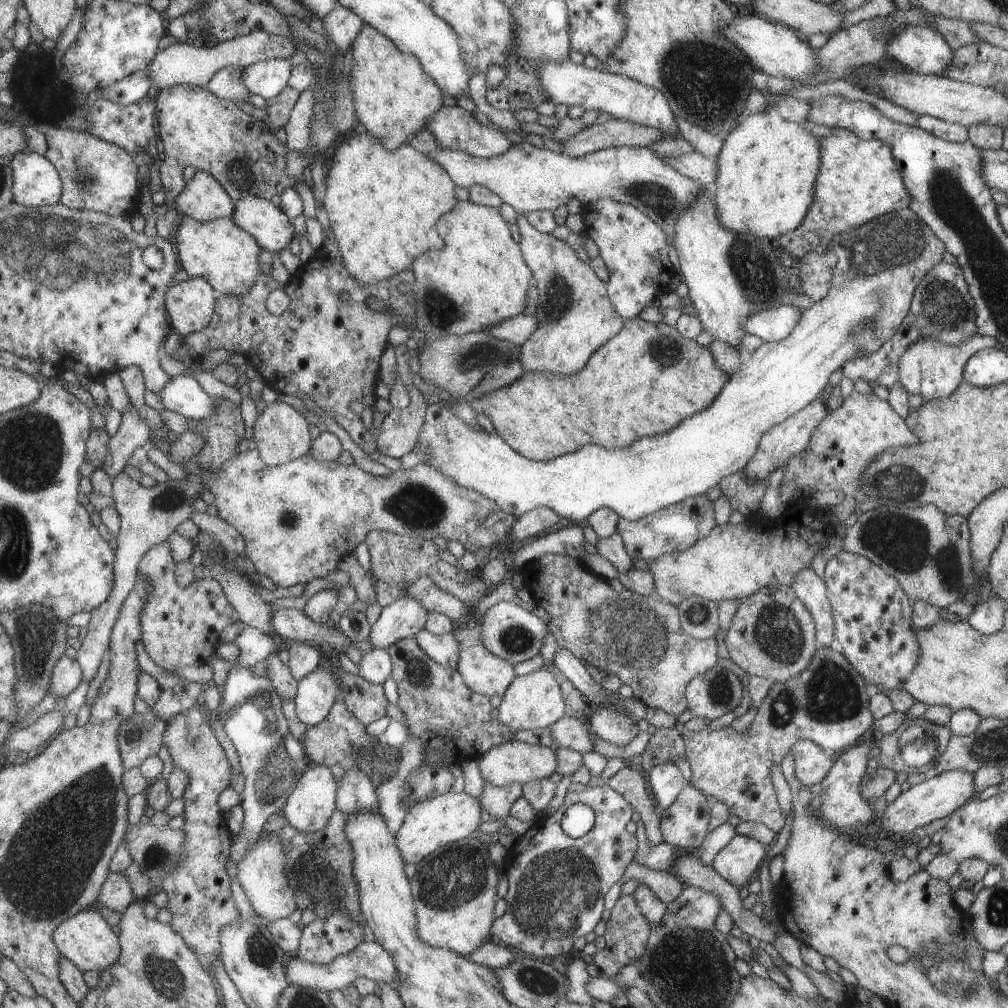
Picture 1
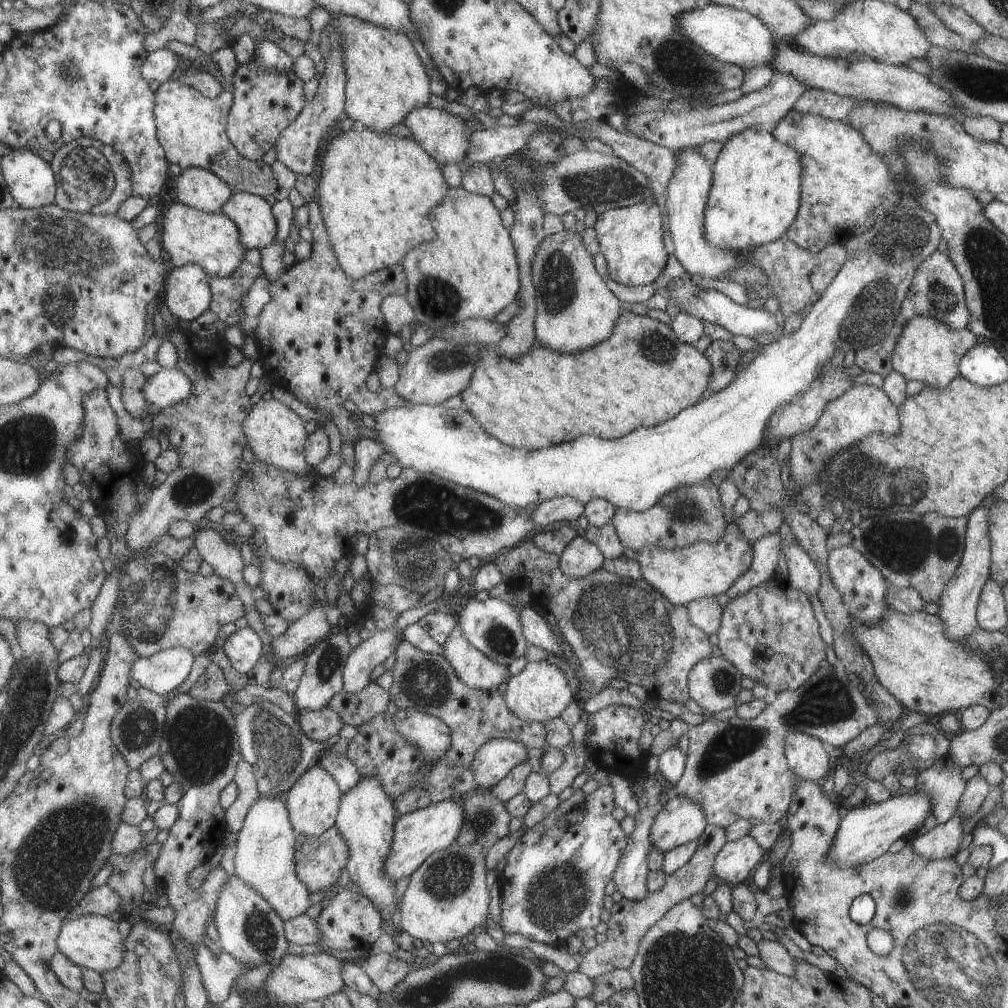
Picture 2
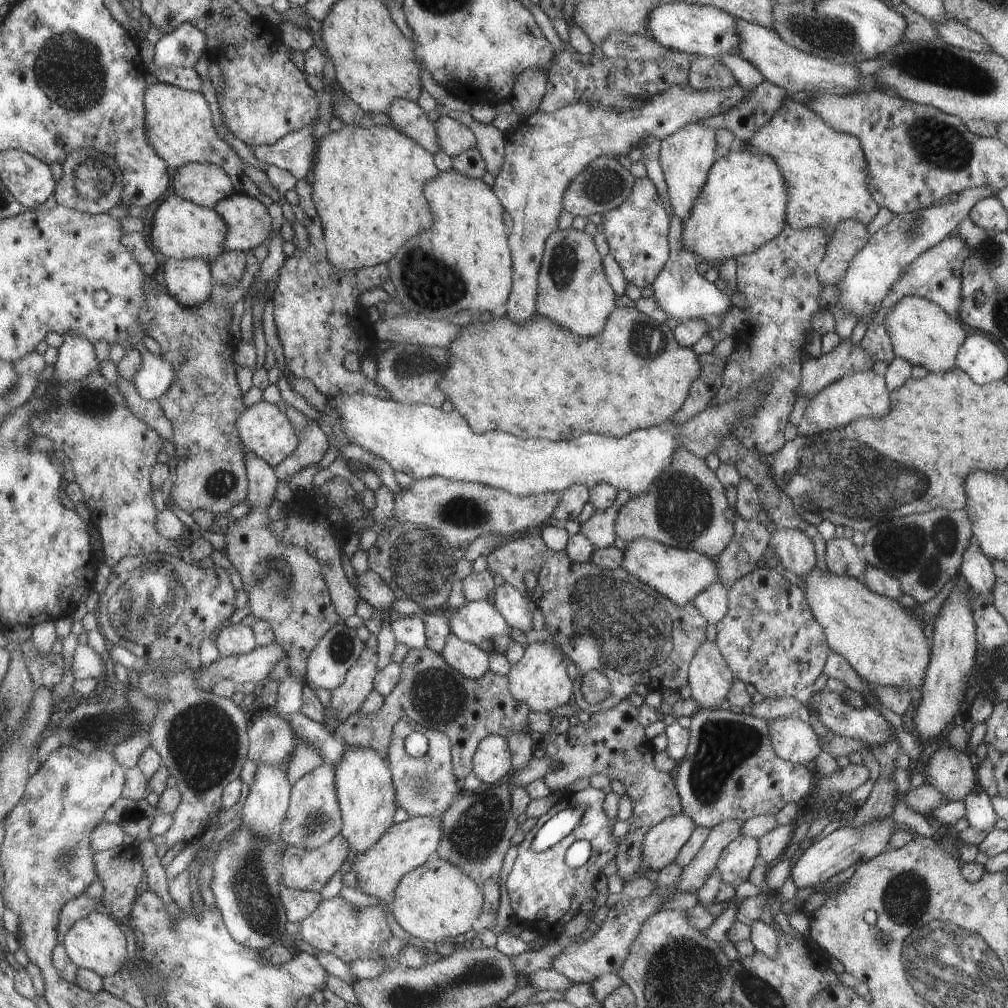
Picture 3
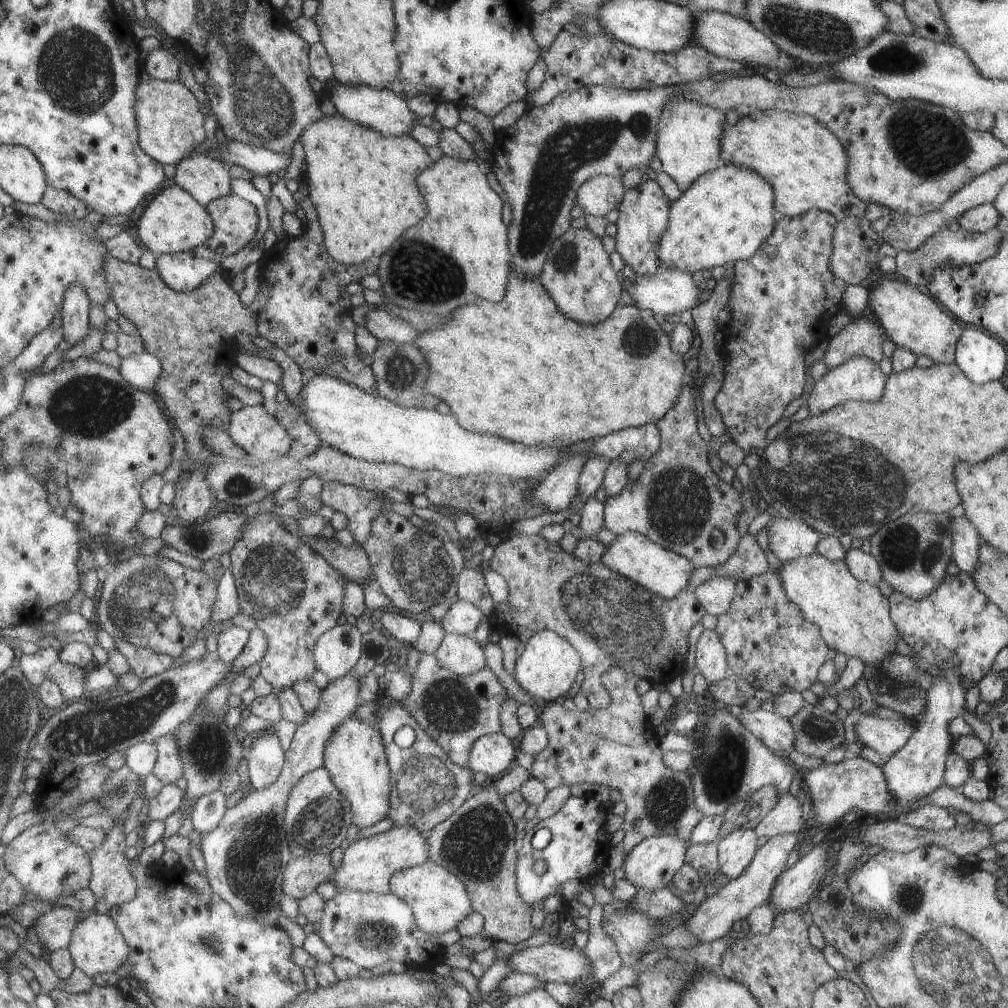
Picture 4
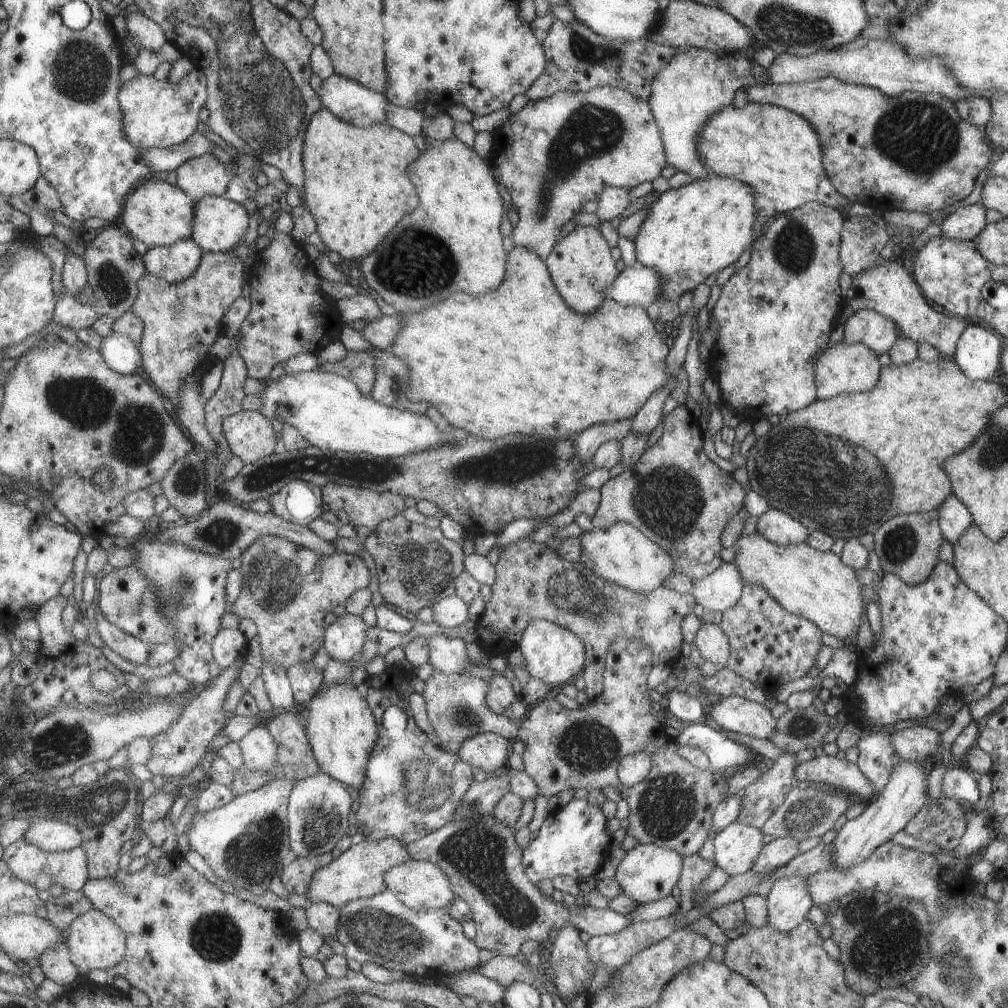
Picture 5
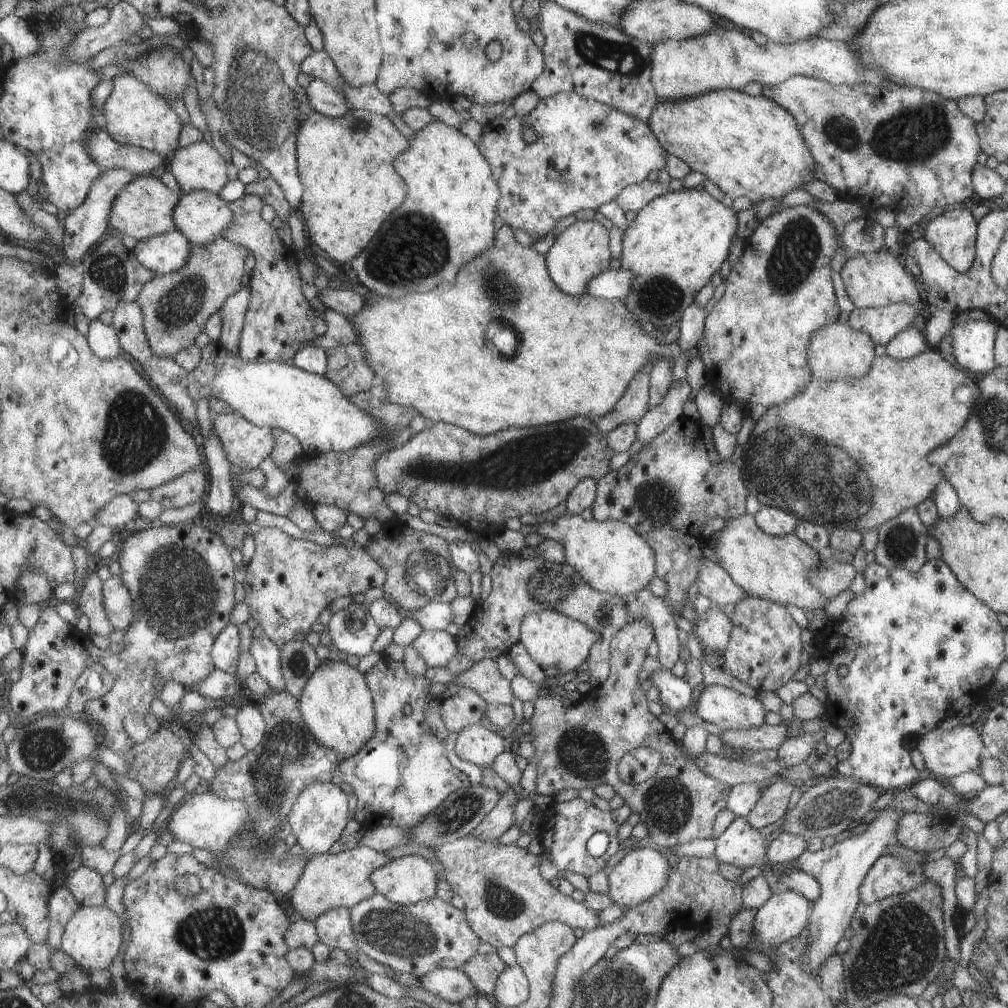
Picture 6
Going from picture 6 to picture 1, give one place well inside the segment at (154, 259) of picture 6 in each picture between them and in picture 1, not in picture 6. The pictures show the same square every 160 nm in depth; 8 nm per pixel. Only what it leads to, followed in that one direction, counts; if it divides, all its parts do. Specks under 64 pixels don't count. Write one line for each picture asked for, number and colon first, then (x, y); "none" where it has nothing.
1: (190, 304)
2: (187, 294)
3: (188, 281)
4: (185, 271)
5: (174, 263)

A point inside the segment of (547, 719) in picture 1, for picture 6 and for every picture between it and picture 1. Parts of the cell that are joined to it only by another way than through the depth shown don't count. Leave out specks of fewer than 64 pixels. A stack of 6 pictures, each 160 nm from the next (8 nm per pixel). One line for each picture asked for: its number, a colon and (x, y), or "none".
2: (539, 692)
3: (538, 679)
4: (546, 667)
5: (552, 654)
6: (558, 644)

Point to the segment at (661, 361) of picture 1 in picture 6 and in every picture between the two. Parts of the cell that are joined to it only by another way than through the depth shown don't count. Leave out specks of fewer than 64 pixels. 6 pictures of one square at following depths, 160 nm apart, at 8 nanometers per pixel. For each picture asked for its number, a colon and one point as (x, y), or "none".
2: (640, 376)
3: (535, 379)
4: (518, 368)
5: (536, 367)
6: (576, 354)

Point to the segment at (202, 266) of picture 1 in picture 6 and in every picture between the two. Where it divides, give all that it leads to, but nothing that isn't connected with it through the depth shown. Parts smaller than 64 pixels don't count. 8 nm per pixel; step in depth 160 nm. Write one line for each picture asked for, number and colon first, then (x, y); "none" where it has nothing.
2: (209, 240)
3: (182, 230)
4: (173, 222)
5: (158, 214)
6: (142, 209)

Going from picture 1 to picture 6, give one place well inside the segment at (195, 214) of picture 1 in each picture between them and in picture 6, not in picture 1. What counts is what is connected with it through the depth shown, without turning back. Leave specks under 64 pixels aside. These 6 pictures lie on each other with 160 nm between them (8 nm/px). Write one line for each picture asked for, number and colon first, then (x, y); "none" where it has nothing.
2: (194, 187)
3: (205, 185)
4: (204, 178)
5: (201, 176)
6: (197, 166)

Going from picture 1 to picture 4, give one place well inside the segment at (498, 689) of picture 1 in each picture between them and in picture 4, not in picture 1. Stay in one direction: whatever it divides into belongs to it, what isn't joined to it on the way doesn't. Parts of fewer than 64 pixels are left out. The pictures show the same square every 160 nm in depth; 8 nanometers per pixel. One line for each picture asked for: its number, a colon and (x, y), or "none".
2: (473, 667)
3: (466, 658)
4: (461, 654)

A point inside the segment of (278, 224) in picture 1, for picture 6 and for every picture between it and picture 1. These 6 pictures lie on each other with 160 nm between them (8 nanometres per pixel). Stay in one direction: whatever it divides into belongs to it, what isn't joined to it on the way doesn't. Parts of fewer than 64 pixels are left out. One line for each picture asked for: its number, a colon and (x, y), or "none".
2: (253, 217)
3: (248, 223)
4: (235, 219)
5: (219, 224)
6: (200, 215)

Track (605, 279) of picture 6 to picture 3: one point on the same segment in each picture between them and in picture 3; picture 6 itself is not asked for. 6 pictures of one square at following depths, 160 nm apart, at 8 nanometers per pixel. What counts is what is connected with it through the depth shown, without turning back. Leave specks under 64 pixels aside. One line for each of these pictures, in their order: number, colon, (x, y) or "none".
3: (679, 291)
4: (668, 292)
5: (636, 286)

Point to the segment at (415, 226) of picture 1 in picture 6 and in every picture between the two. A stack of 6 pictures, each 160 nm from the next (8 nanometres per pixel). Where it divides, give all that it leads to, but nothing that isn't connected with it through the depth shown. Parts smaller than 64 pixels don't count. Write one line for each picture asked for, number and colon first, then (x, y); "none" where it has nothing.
2: (376, 191)
3: (367, 185)
4: (363, 185)
5: (356, 187)
6: (349, 186)

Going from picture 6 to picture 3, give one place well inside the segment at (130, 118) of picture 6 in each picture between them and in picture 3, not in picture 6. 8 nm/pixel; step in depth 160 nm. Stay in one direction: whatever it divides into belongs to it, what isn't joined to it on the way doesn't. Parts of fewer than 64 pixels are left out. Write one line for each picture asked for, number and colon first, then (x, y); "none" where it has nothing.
3: (178, 121)
4: (170, 125)
5: (157, 113)

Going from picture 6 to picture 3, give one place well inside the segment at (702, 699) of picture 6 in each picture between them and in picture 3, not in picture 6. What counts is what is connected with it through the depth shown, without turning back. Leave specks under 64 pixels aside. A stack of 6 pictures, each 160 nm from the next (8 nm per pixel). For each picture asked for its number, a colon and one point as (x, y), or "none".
3: (793, 739)
4: (777, 733)
5: (733, 713)

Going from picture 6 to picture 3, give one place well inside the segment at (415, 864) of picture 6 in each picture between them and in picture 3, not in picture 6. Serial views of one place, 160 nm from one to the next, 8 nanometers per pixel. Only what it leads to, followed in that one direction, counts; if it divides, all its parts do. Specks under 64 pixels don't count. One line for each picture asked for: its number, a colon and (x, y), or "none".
3: (434, 902)
4: (438, 900)
5: (420, 885)

